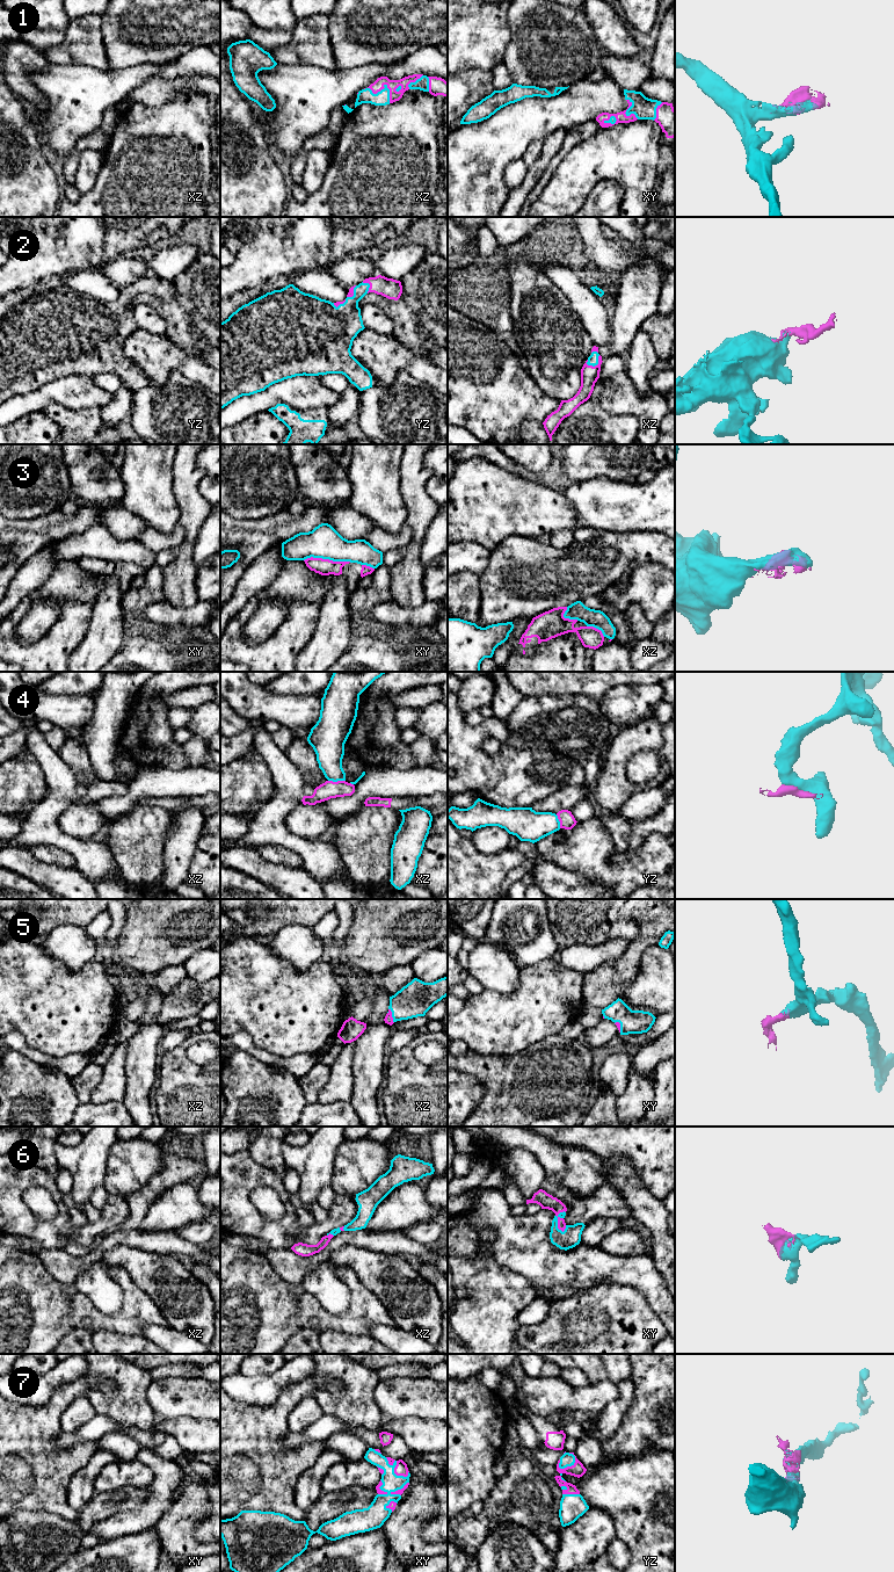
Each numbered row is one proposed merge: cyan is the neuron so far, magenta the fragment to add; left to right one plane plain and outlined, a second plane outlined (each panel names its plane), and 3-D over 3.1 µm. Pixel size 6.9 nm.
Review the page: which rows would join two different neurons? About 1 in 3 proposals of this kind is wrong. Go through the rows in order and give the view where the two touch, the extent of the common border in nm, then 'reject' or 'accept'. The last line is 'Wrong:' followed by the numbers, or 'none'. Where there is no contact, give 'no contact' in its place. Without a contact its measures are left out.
1: meets cyan in xz; contact 190 nm long; accept
2: meets cyan in xz; contact 120 nm long; accept
3: meets cyan in xy; contact 320 nm long; reject
4: meets cyan in xz; contact 120 nm long; reject
5: meets cyan in xz; contact 110 nm long; accept
6: meets cyan in xy; contact 160 nm long; accept
7: meets cyan in xy; contact 200 nm long; accept
Wrong: 3, 4

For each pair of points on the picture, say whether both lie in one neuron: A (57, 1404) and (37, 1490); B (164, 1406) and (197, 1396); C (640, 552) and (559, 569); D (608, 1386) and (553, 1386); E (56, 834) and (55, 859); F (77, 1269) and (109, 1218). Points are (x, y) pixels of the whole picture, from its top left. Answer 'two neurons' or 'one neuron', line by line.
A: one neuron
B: one neuron
C: one neuron
D: one neuron
E: two neurons
F: two neurons

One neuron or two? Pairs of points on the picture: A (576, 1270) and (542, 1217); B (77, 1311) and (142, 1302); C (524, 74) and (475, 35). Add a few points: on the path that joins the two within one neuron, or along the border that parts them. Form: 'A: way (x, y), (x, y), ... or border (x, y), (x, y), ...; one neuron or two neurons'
A: way (561, 1262), (542, 1243), (542, 1232); one neuron
B: way (93, 1320), (123, 1320), (125, 1318); one neuron
C: border (510, 30), (510, 41), (501, 62); two neurons

